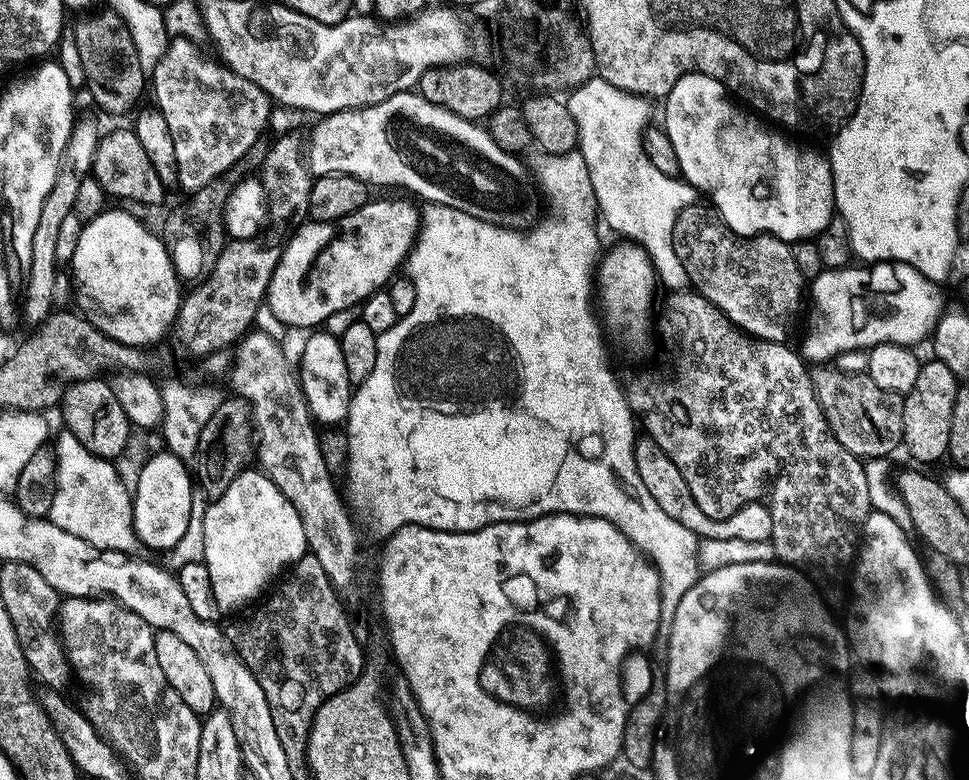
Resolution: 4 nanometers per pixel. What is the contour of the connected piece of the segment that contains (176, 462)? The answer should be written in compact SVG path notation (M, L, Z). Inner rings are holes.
M167 450L155 455L142 468L132 489L132 526L143 547L167 552L182 538L190 520L190 510L196 503L192 488L194 492L194 482L185 461Z

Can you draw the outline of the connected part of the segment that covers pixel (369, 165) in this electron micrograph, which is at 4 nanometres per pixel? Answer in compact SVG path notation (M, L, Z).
M419 91L399 92L390 98L386 98L386 102L378 102L374 106L347 108L341 112L331 112L328 116L319 117L315 122L317 124L316 129L312 132L312 140L310 136L310 141L306 146L306 159L309 168L312 170L313 177L329 176L337 172L338 174L346 174L347 176L363 180L369 186L375 186L375 184L397 184L398 187L405 188L405 190L400 189L405 193L413 192L413 194L408 194L411 194L413 197L421 196L421 201L430 204L441 204L442 206L454 206L454 210L462 210L462 214L470 214L474 218L482 218L482 222L490 222L499 228L527 230L537 223L536 192L538 196L538 185L533 173L530 171L529 165L527 168L520 161L523 159L519 155L502 150L502 146L498 146L498 142L494 142L494 138L490 138L487 127L481 126L475 120L458 118L458 114L450 114L450 110L442 110L442 106L434 106L434 102L426 102L426 98L422 98Z

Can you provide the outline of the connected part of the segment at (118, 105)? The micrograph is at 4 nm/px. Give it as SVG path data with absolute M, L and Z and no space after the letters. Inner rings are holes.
M104 6L101 9L101 12L92 10L81 15L84 17L70 33L77 43L82 69L85 70L85 87L93 102L108 114L122 114L137 102L143 88L145 91L146 73L142 70L127 23L112 8Z

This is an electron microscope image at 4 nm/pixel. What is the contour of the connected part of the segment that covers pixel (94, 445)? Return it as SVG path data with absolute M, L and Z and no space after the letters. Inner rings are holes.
M97 378L72 384L64 395L63 408L63 427L74 434L74 438L78 438L78 442L82 442L82 446L86 446L90 454L100 456L103 460L115 461L124 453L126 442L134 429L128 423L126 410L122 410L122 405L107 379Z

